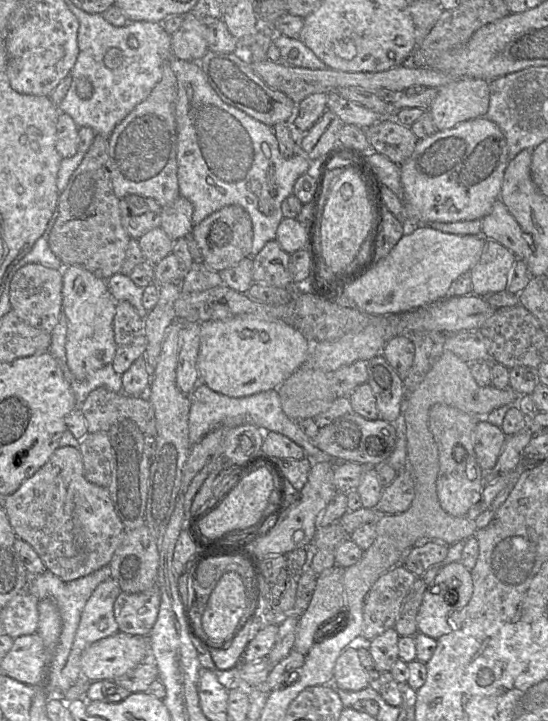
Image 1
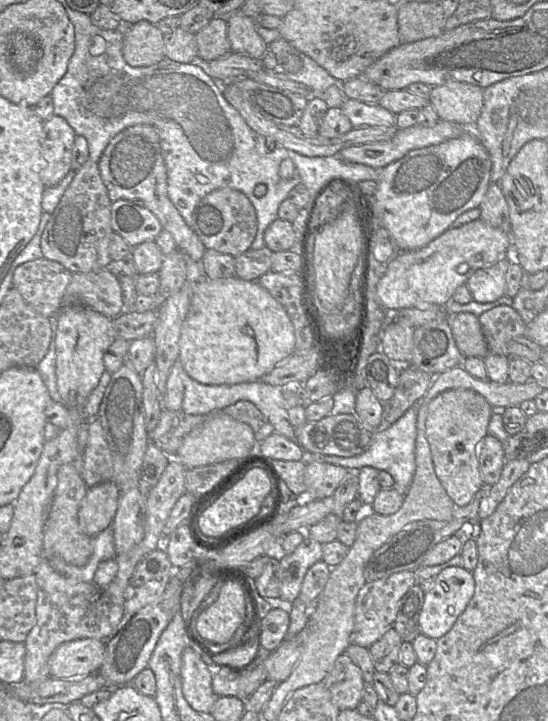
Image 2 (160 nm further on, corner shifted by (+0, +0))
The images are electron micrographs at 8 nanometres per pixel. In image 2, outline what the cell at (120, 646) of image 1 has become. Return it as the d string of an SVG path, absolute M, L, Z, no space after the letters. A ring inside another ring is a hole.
M86 638L62 643L49 657L50 677L72 679L98 674L104 654L104 640Z

